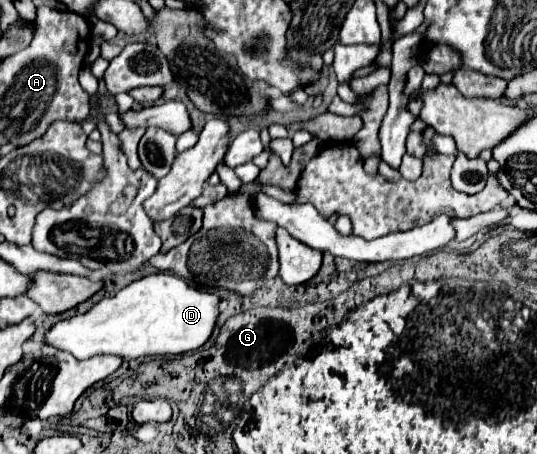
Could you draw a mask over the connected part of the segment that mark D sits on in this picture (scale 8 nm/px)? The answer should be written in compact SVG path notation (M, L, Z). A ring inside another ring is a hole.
M172 273L146 275L114 297L102 299L88 313L56 323L46 341L56 349L72 353L76 359L94 355L118 355L136 359L144 355L178 355L202 347L218 321L220 297L214 291L186 285L184 279Z

